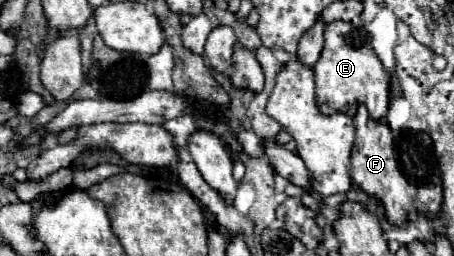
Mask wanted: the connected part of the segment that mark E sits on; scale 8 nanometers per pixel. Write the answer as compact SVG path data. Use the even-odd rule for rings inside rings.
M351 22L327 24L325 26L325 46L323 46L323 52L321 52L313 72L315 72L315 102L323 114L343 112L353 118L359 104L365 104L369 110L369 116L375 120L379 120L387 114L387 110L389 110L389 76L383 70L383 64L377 58L373 46L371 46L371 36L365 28L357 28Z

